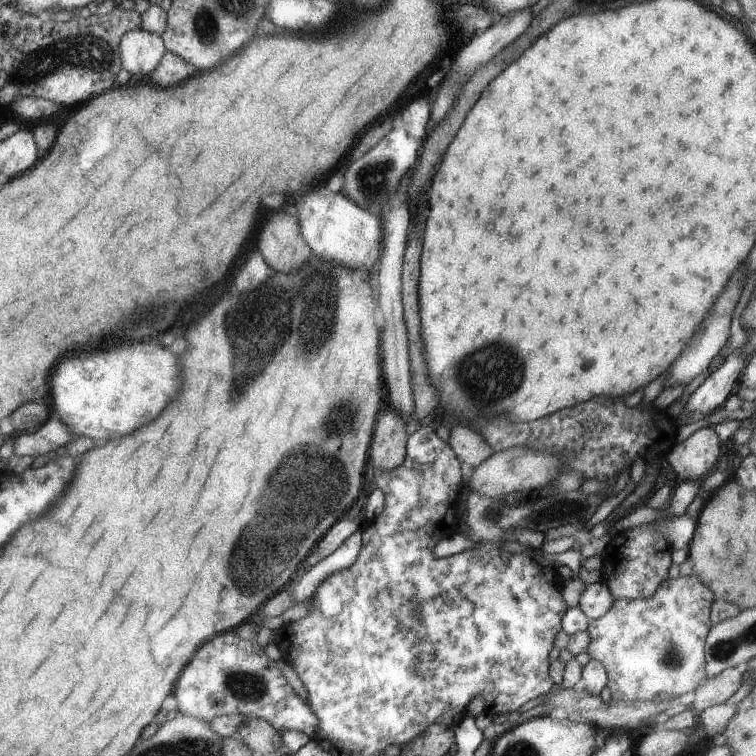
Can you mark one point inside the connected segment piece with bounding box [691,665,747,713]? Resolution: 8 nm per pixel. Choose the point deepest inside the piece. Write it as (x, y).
(714, 690)

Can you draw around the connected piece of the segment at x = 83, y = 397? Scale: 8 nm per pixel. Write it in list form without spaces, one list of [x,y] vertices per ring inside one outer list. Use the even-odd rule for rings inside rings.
[[[132,342],[128,346],[118,346],[104,352],[92,352],[92,354],[78,352],[66,358],[66,362],[62,362],[58,370],[54,370],[51,384],[48,399],[51,416],[56,416],[65,422],[78,436],[90,436],[92,440],[106,442],[114,434],[126,436],[132,434],[136,428],[156,420],[162,414],[162,410],[168,406],[168,402],[180,392],[182,372],[178,358],[172,352],[168,352],[162,344]]]

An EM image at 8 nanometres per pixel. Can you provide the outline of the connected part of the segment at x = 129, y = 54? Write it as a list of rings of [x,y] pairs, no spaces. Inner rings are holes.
[[[140,28],[126,33],[120,44],[122,66],[134,80],[148,76],[167,53],[163,38]]]

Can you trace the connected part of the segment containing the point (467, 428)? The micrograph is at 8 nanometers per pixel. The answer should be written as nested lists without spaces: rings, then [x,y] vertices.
[[[470,424],[454,426],[448,438],[454,454],[473,469],[492,456],[492,447],[486,439]]]

